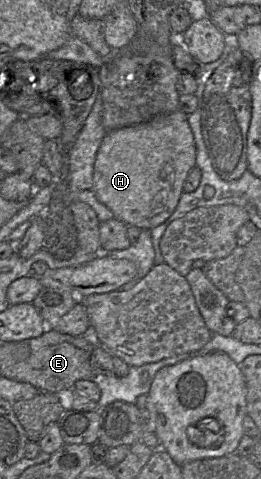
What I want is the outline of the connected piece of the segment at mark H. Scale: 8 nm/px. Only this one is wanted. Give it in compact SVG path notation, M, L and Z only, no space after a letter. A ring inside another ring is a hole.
M177 110L171 113L157 115L149 121L138 125L128 126L107 132L96 155L93 168L92 190L95 193L97 199L113 212L114 218L122 221L127 225L133 225L144 230L151 230L152 228L155 228L166 221L174 212L176 206L178 205L180 196L184 192L184 182L189 172L196 166L196 146L193 133L187 120L187 116L188 115L186 115L185 113Z

